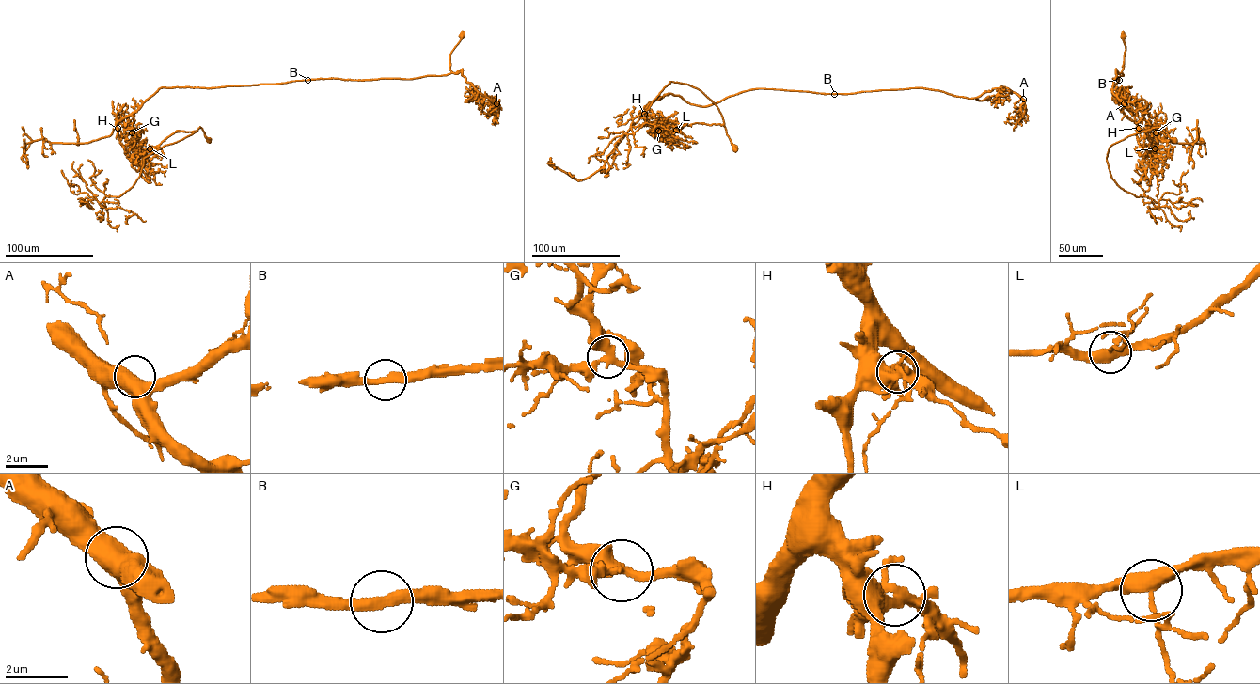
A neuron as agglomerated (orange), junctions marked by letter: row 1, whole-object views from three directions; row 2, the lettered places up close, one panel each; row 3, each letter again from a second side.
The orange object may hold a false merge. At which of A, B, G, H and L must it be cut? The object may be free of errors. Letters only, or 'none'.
H

